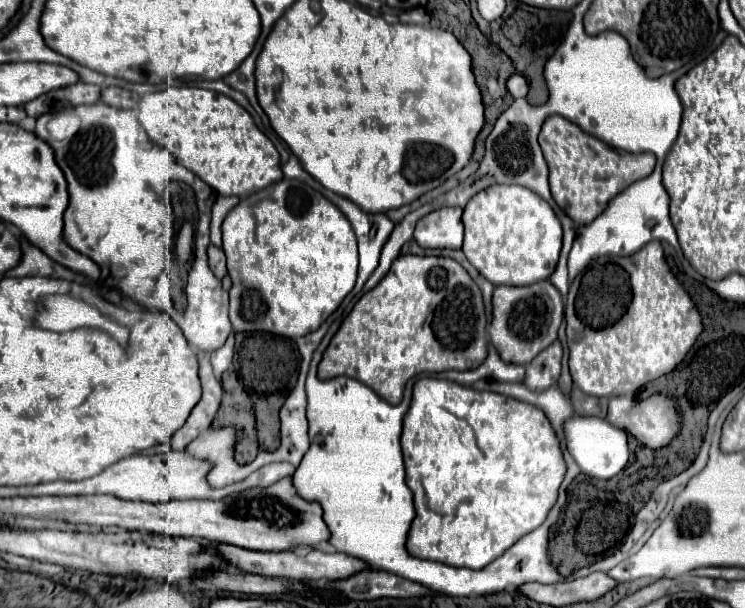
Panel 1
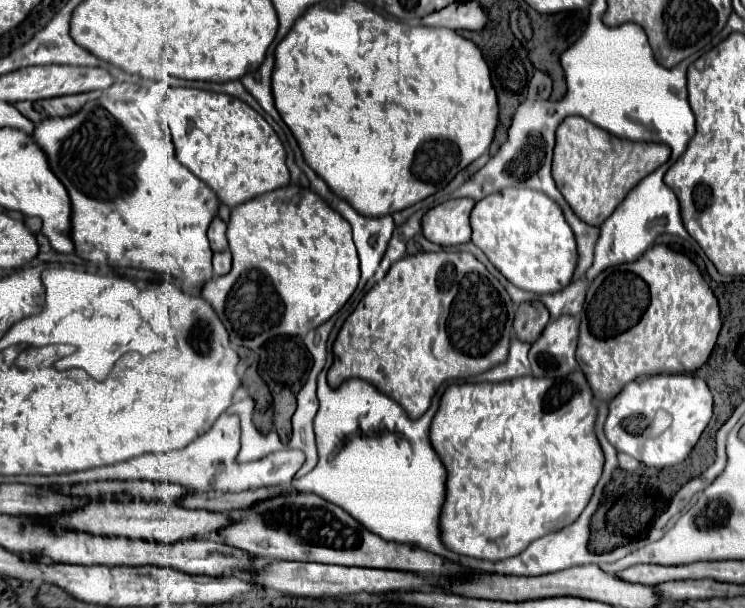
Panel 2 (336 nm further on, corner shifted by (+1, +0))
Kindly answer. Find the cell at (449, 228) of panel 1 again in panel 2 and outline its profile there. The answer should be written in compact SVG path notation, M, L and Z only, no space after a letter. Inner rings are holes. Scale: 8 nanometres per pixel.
M449 199L423 217L423 233L429 241L439 245L461 245L471 241L469 215L475 207L475 199Z

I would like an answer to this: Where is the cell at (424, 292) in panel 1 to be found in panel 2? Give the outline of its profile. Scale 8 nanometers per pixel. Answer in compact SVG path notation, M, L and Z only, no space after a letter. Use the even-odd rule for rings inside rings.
M417 253L417 255L409 255L397 263L391 265L391 269L387 271L387 275L359 301L357 309L347 317L347 321L343 323L335 343L333 343L333 355L335 355L335 361L327 373L327 379L329 379L329 385L331 387L339 387L345 379L351 379L351 377L359 377L359 379L365 379L369 381L373 387L377 387L379 391L383 391L387 397L395 399L411 419L419 419L431 405L431 399L435 395L435 391L441 387L443 381L451 379L451 377L473 377L473 375L479 375L481 371L487 371L499 363L503 363L507 359L507 349L509 349L509 341L511 341L511 333L513 333L513 319L515 319L515 303L511 301L509 293L505 291L505 287L499 283L499 279L495 275L491 275L487 271L487 267L471 253Z

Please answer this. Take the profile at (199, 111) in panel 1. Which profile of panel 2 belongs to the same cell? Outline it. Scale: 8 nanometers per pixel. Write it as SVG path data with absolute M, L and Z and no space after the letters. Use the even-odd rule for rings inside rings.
M175 87L163 103L163 119L171 127L177 159L205 181L227 207L289 185L285 149L273 127L247 103L225 93Z

